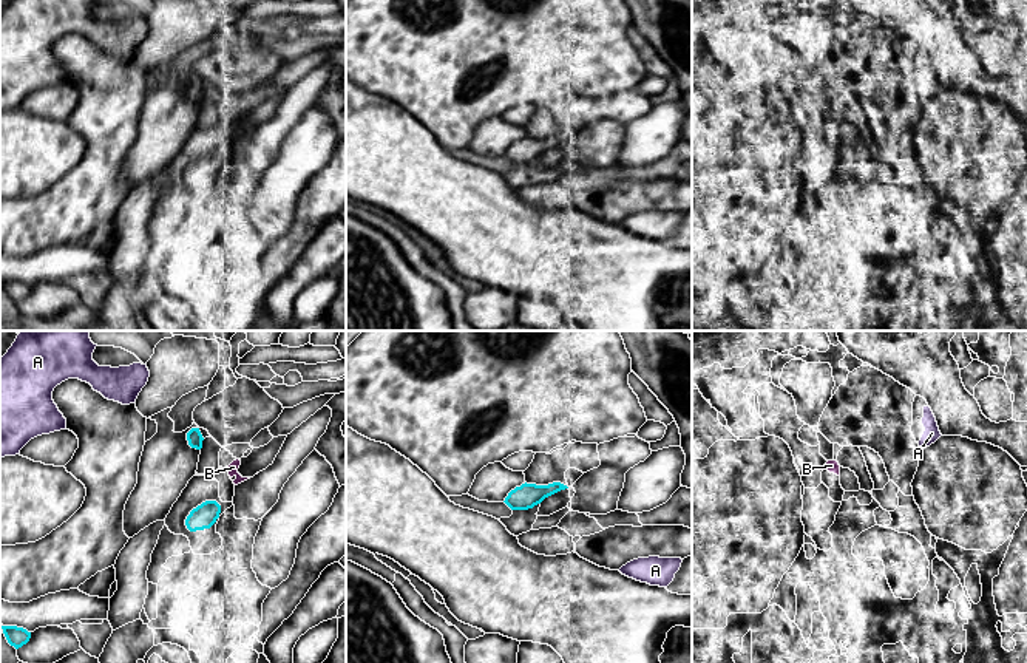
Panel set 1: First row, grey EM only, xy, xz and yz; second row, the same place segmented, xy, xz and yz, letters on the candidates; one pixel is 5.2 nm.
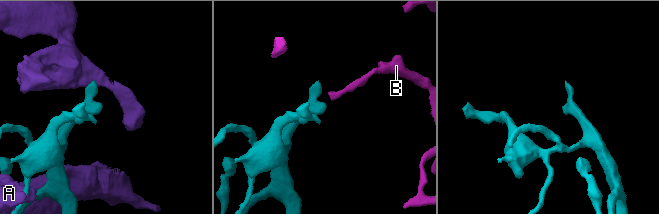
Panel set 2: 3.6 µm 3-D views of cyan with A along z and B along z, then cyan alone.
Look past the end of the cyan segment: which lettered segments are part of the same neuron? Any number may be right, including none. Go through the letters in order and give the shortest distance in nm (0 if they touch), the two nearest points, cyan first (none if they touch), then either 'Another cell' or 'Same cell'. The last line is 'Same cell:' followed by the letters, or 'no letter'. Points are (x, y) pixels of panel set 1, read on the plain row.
A: Distance 320 nm. Across: xy (187, 87), (135, 54). Another cell
B: Distance 140 nm. Across: xy (215, 155), (233, 136). Another cell
Same cell: no letter

